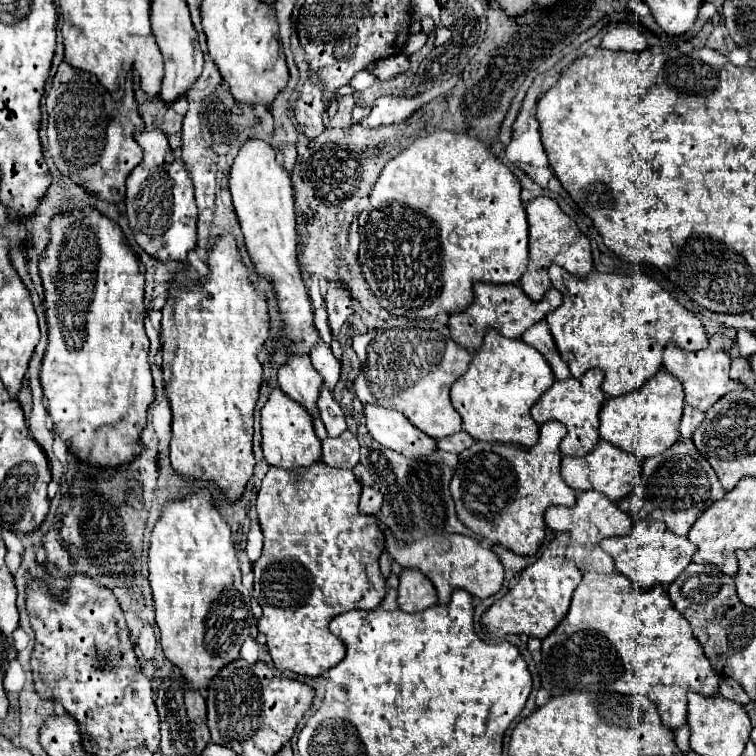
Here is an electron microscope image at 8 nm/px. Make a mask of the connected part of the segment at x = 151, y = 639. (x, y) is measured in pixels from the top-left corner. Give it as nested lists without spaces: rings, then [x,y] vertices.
[[[142,623],[142,635],[140,635],[140,649],[142,649],[142,655],[144,659],[152,659],[154,657],[154,649],[156,649],[156,637],[154,637],[154,631],[148,623]]]

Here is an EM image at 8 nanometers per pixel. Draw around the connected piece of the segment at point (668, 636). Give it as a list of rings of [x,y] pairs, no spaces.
[[[616,571],[608,575],[584,575],[582,583],[574,591],[568,615],[542,641],[542,663],[538,669],[542,687],[552,697],[564,695],[566,691],[614,691],[624,695],[644,695],[656,705],[662,723],[672,731],[686,725],[686,695],[694,691],[704,697],[712,697],[718,693],[720,683],[720,675],[702,653],[698,639],[692,635],[690,623],[670,605],[668,593],[662,587],[642,591]]]

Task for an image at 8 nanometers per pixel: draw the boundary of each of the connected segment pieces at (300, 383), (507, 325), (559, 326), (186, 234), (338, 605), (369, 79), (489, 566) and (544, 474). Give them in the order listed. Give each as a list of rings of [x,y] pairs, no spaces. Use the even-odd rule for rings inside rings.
[[[288,355],[288,361],[278,371],[278,385],[280,389],[294,401],[298,401],[302,407],[308,409],[308,413],[314,419],[314,431],[318,439],[326,439],[328,436],[324,423],[318,413],[318,397],[322,389],[322,377],[312,367],[308,355]]]
[[[476,283],[474,285],[474,303],[462,311],[450,315],[450,333],[458,345],[462,345],[466,351],[476,353],[482,347],[482,339],[488,329],[496,329],[500,335],[508,339],[518,339],[530,325],[542,321],[550,313],[548,297],[542,301],[532,301],[528,295],[518,289],[516,285],[492,285],[492,283]]]
[[[558,265],[550,267],[552,287],[562,293],[562,305],[546,317],[550,333],[556,341],[556,347],[562,359],[568,363],[572,377],[582,377],[588,369],[602,369],[604,383],[602,391],[608,397],[626,395],[634,389],[640,389],[660,367],[662,367],[662,351],[668,343],[684,349],[684,351],[702,351],[708,345],[708,337],[704,333],[704,325],[696,319],[686,307],[682,307],[668,291],[664,291],[656,281],[646,275],[606,275],[606,273],[590,273],[580,279],[570,275]]]
[[[144,131],[136,135],[144,151],[142,163],[130,173],[126,181],[126,215],[136,243],[158,261],[188,263],[188,251],[196,249],[196,203],[192,179],[186,173],[182,159],[178,159],[162,131]]]
[[[316,463],[300,473],[270,467],[257,493],[256,511],[262,533],[262,557],[254,563],[254,597],[264,613],[258,621],[260,633],[266,637],[268,651],[278,671],[292,671],[304,677],[320,677],[338,665],[346,654],[345,645],[330,633],[328,623],[352,609],[376,609],[386,597],[386,579],[380,573],[378,559],[384,551],[384,529],[376,517],[358,513],[362,485],[350,469],[334,469]]]
[[[360,71],[360,73],[356,73],[356,75],[352,77],[350,87],[352,87],[354,91],[364,91],[364,89],[368,89],[374,81],[376,81],[376,77],[374,77],[372,73],[368,73],[368,71]]]
[[[388,533],[386,547],[388,547],[388,553],[404,569],[418,569],[432,581],[432,585],[438,591],[440,605],[446,605],[456,589],[470,591],[470,595],[476,599],[488,599],[502,589],[504,567],[502,567],[500,559],[496,557],[496,553],[482,547],[478,543],[478,539],[472,539],[466,535],[454,535],[454,533],[440,533],[440,535],[424,537],[416,543],[404,545],[404,547],[398,547],[398,541]]]
[[[550,421],[540,425],[540,439],[534,447],[518,447],[518,445],[504,445],[504,443],[484,443],[474,441],[470,449],[464,449],[458,455],[456,473],[452,477],[452,497],[456,503],[458,519],[472,529],[476,535],[498,543],[516,555],[532,557],[538,553],[545,538],[546,523],[544,514],[550,505],[574,507],[576,493],[564,483],[560,477],[560,441],[566,437],[566,427],[558,421]]]

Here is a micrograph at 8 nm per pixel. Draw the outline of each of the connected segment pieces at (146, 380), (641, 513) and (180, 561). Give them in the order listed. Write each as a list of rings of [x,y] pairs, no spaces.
[[[86,207],[82,211],[70,211],[70,213],[60,213],[52,219],[50,223],[50,243],[40,259],[40,277],[44,283],[44,297],[46,297],[46,319],[50,323],[50,339],[48,347],[42,359],[42,369],[40,369],[40,381],[44,389],[44,397],[48,399],[48,413],[54,421],[54,431],[58,437],[66,443],[66,447],[80,459],[86,461],[86,465],[98,465],[98,469],[110,469],[110,467],[120,467],[132,461],[138,455],[138,449],[142,449],[142,429],[146,427],[146,415],[148,407],[154,401],[154,385],[152,385],[152,373],[150,373],[150,363],[148,363],[148,337],[144,331],[144,269],[140,267],[136,255],[130,251],[128,243],[124,241],[124,235],[116,223],[112,223],[108,217],[98,213],[92,207]]]
[[[678,439],[670,449],[642,463],[640,485],[622,501],[618,501],[618,507],[626,511],[632,521],[640,521],[640,519],[664,521],[672,533],[688,535],[694,521],[724,493],[726,491],[720,485],[714,469],[698,453],[694,443],[686,439]]]
[[[202,489],[184,499],[168,501],[152,529],[148,555],[160,645],[166,659],[180,667],[190,687],[198,691],[210,687],[222,665],[240,657],[240,647],[254,623],[232,533],[212,505],[214,497],[214,489]]]

